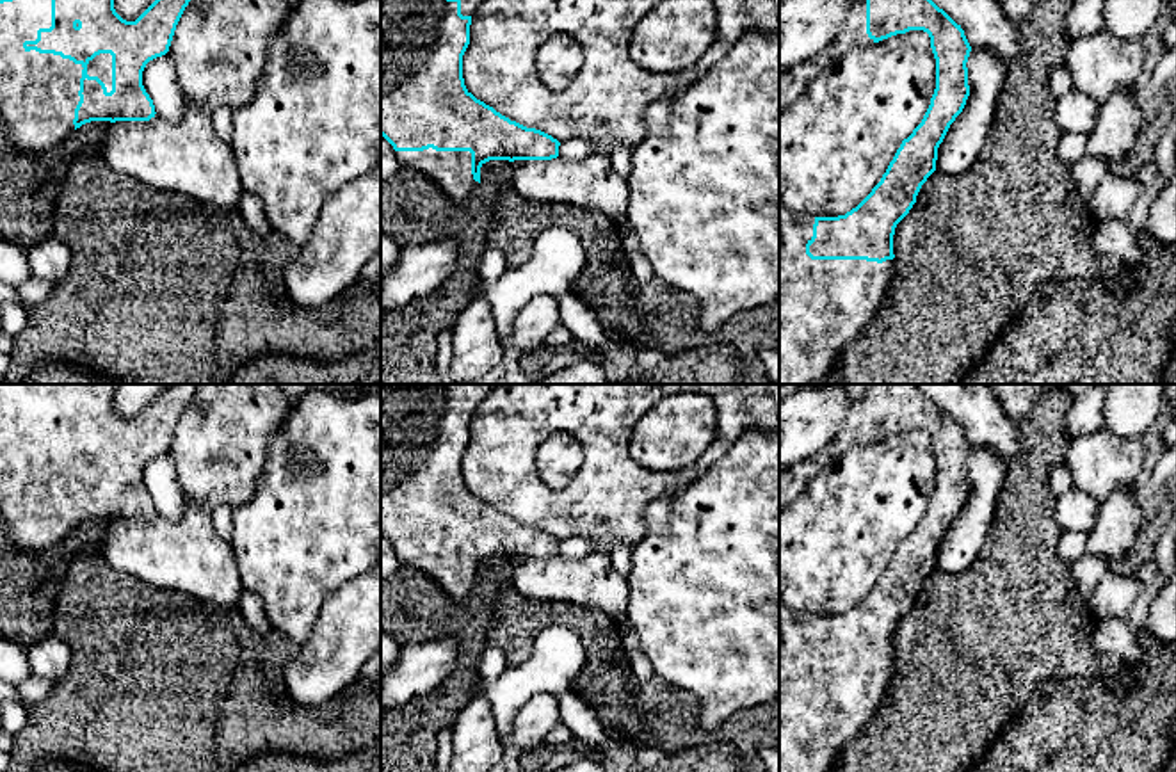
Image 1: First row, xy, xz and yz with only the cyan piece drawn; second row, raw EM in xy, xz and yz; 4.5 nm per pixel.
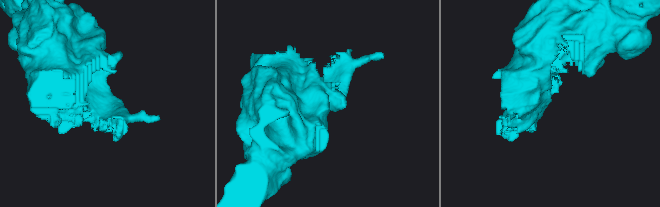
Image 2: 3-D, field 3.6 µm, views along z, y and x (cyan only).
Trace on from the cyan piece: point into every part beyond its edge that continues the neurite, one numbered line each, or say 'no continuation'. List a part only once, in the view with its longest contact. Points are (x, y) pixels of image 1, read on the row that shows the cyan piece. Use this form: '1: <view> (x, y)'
1: xy (38, 91)

